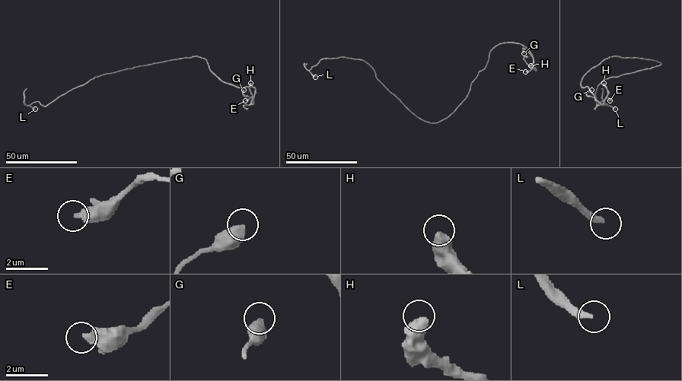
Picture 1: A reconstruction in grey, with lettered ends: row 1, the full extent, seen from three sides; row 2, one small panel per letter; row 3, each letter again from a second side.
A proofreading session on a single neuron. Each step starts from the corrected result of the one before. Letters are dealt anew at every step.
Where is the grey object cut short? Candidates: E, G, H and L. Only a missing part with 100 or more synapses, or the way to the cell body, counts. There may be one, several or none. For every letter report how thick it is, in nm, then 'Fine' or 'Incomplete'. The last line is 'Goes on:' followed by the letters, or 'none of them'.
E: Thickness 440 nm. Fine
G: Thickness 500 nm. Fine
H: Thickness 600 nm. Fine
L: Thickness 260 nm. Incomplete
Goes on: L

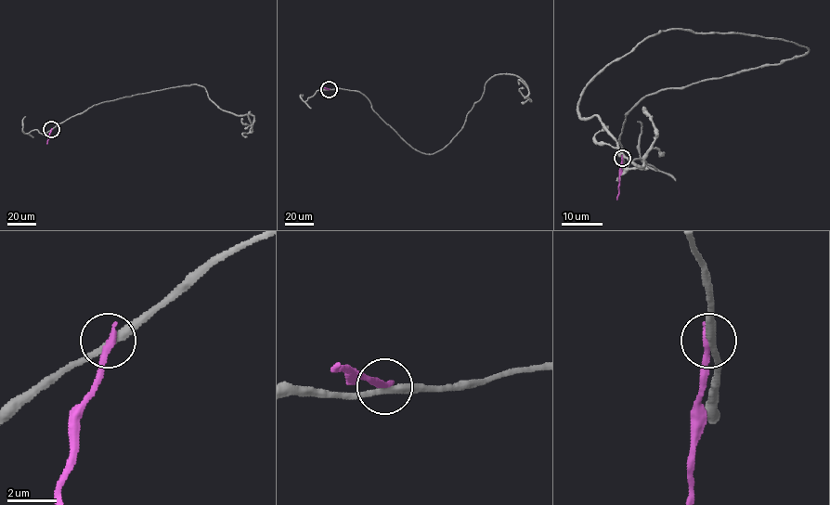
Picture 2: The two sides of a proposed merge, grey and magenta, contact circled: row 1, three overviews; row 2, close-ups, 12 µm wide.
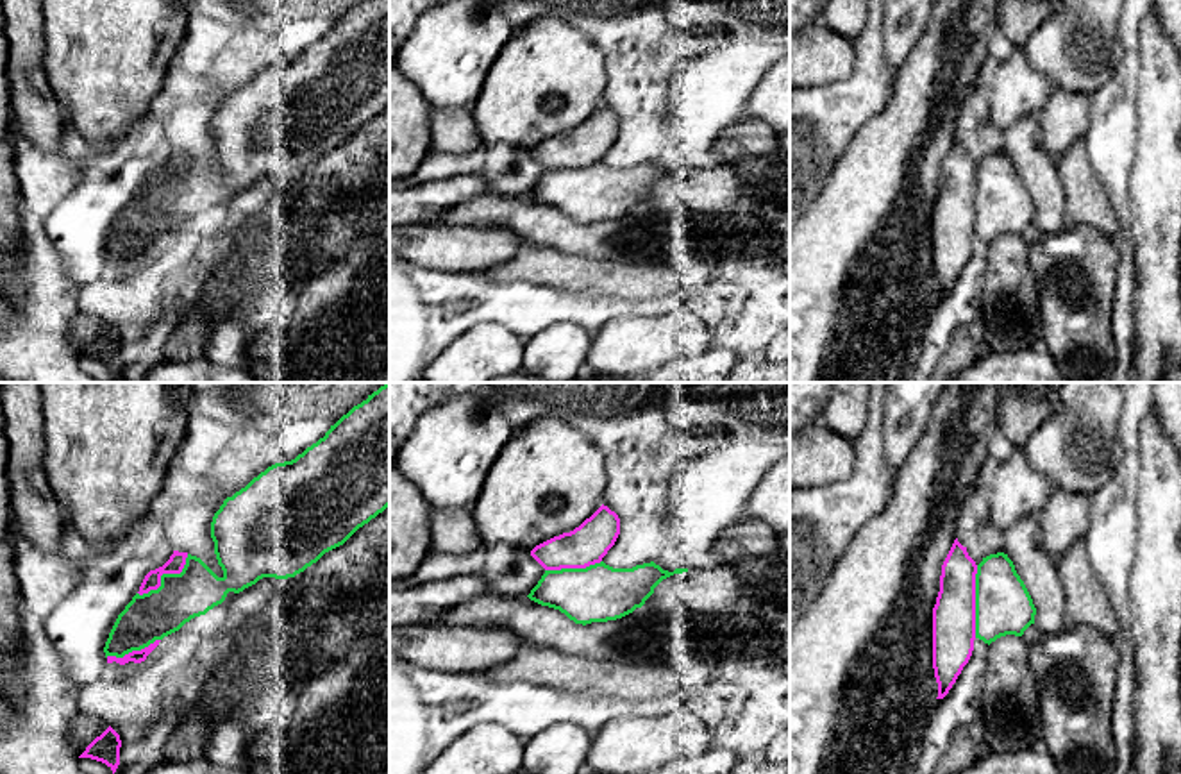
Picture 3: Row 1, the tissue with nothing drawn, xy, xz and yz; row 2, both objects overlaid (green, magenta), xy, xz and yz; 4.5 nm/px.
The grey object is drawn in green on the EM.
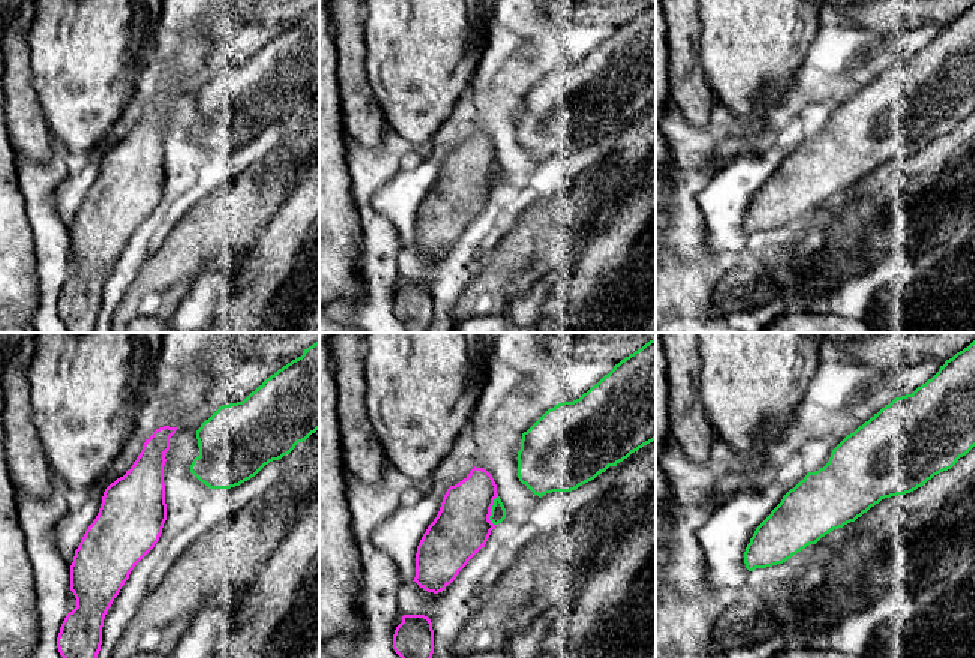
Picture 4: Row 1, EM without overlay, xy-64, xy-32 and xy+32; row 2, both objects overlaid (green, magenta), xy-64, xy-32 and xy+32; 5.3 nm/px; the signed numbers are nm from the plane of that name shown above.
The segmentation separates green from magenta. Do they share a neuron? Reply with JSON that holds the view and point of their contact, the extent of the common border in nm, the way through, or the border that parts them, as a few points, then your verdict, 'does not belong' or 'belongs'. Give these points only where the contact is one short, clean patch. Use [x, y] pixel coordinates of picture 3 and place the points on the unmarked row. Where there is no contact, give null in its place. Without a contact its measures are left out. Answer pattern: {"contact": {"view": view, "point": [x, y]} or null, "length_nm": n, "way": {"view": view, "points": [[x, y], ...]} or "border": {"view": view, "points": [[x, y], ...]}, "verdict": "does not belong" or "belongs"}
{"contact": {"view": "yz", "point": [976, 201]}, "length_nm": 320, "verdict": "does not belong"}

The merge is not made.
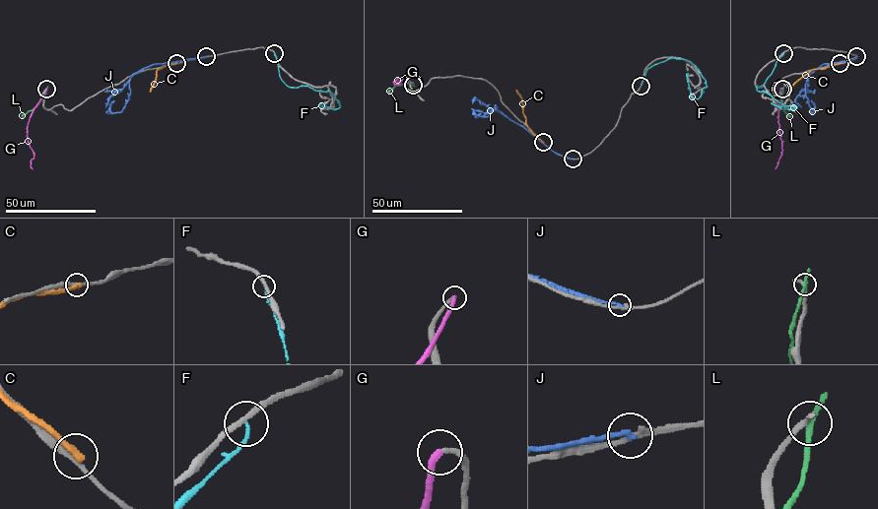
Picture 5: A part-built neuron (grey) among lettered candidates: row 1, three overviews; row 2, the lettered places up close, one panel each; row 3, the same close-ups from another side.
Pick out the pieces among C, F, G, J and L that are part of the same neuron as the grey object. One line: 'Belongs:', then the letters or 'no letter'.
Belongs: G

